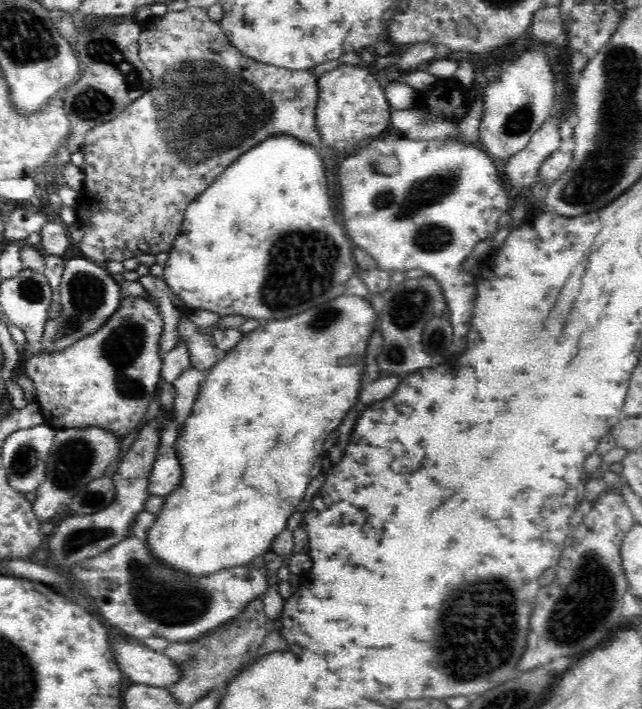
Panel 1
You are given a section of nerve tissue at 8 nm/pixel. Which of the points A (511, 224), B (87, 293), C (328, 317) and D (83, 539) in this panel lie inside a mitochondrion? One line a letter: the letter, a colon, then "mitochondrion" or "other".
A: other
B: mitochondrion
C: mitochondrion
D: mitochondrion

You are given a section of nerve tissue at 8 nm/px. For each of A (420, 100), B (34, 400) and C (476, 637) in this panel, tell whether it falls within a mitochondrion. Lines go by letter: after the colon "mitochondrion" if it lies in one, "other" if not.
A: other
B: other
C: mitochondrion

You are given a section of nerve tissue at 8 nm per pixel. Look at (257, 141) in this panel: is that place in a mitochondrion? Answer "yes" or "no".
no

